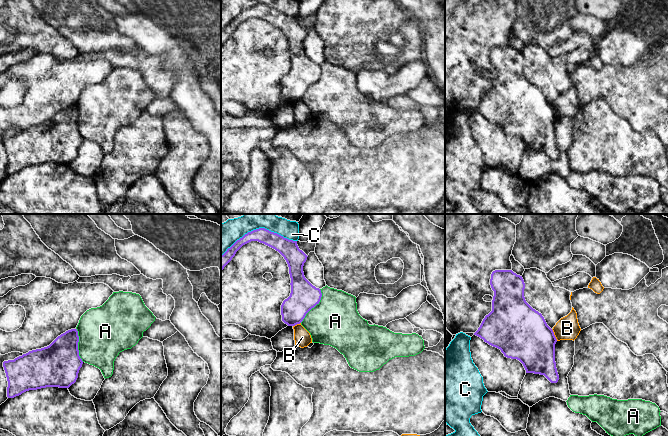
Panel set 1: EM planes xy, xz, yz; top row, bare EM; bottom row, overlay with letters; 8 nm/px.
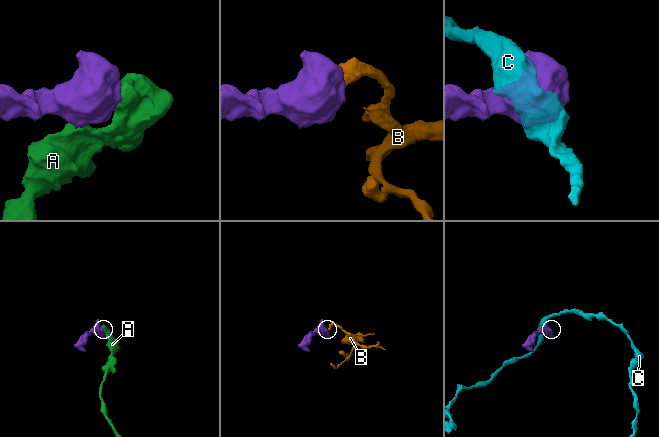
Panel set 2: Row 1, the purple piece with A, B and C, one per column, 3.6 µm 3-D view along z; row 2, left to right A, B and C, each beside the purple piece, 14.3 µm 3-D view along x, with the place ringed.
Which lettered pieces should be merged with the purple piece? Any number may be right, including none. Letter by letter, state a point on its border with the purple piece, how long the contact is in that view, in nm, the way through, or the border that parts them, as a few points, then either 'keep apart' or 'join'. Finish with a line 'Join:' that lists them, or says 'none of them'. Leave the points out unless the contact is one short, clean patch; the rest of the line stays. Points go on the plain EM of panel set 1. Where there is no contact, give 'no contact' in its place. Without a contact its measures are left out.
A: xz (314, 82) | 320 nm | along xz (320, 65), (320, 76), (300, 98) | keep apart
B: yz (554, 111) | 110 nm | along yz (551, 105), (557, 116) | keep apart
C: xz (259, 4) | 600 nm | keep apart
Join: none of them

